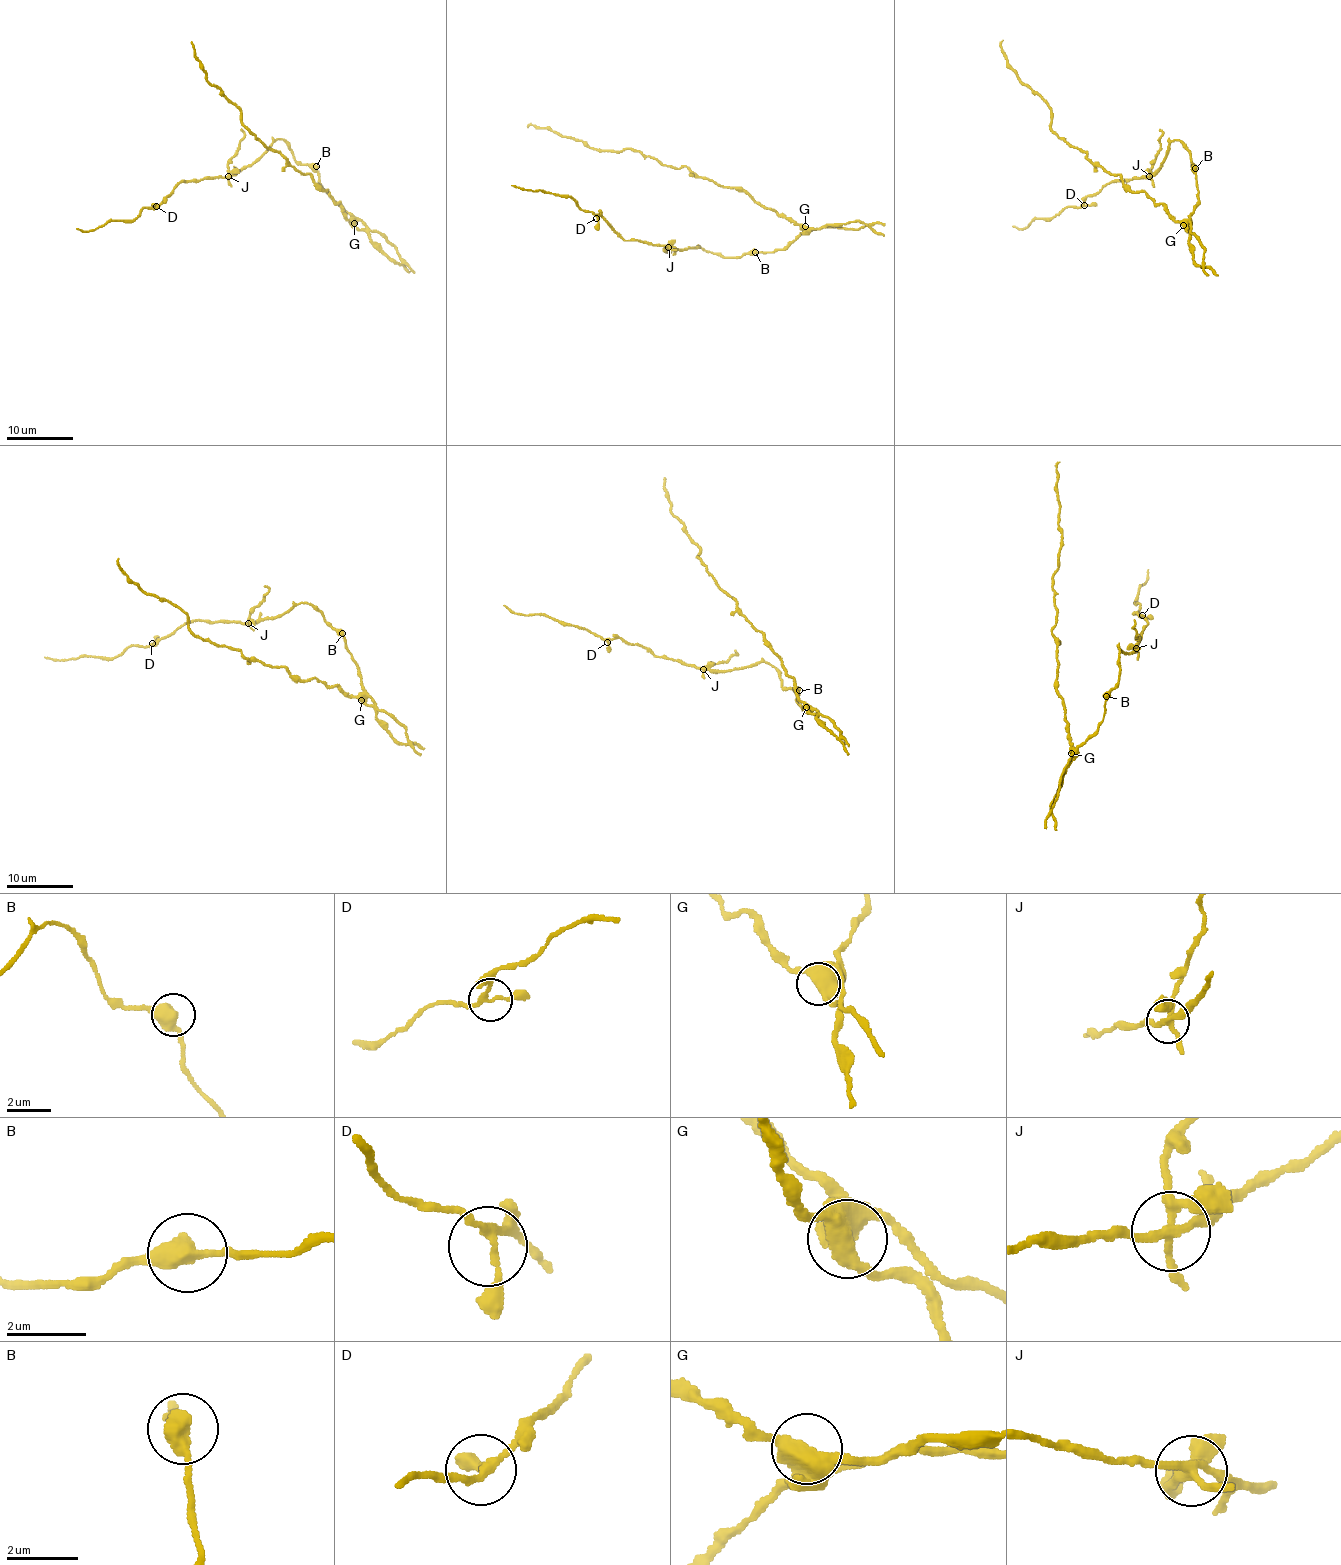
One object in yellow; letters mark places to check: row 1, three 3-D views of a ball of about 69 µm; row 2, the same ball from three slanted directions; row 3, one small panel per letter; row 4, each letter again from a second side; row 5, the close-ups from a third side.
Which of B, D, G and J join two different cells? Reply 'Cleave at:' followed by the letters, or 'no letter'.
Cleave at: G, J

